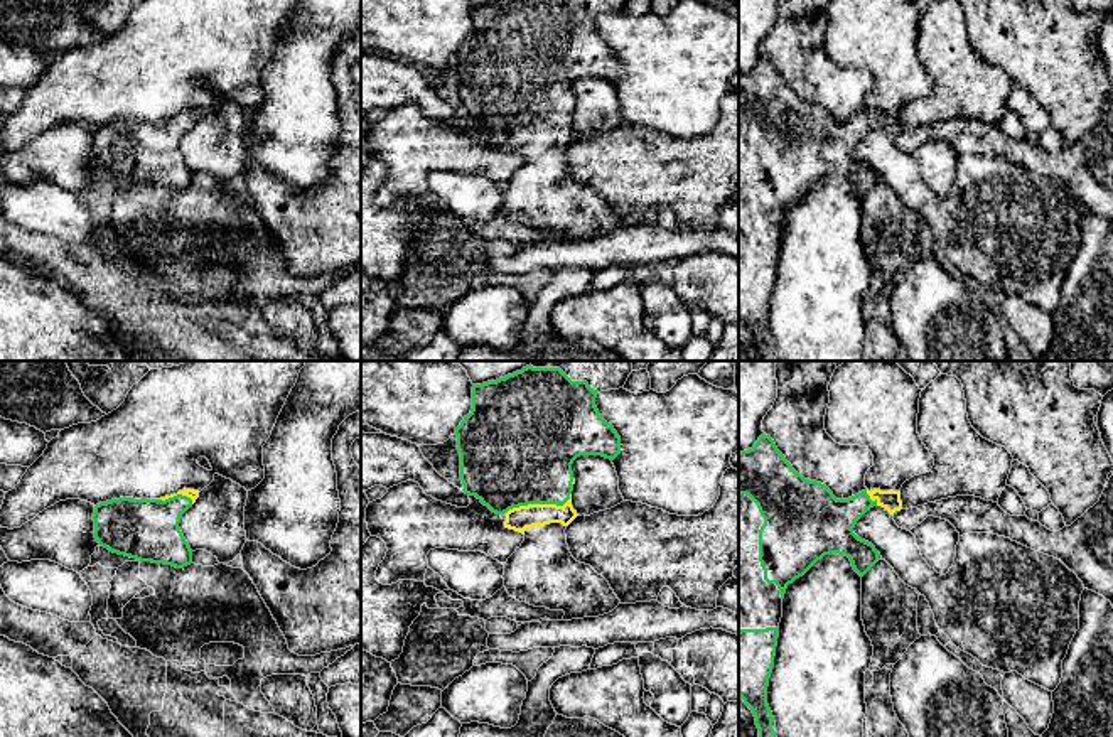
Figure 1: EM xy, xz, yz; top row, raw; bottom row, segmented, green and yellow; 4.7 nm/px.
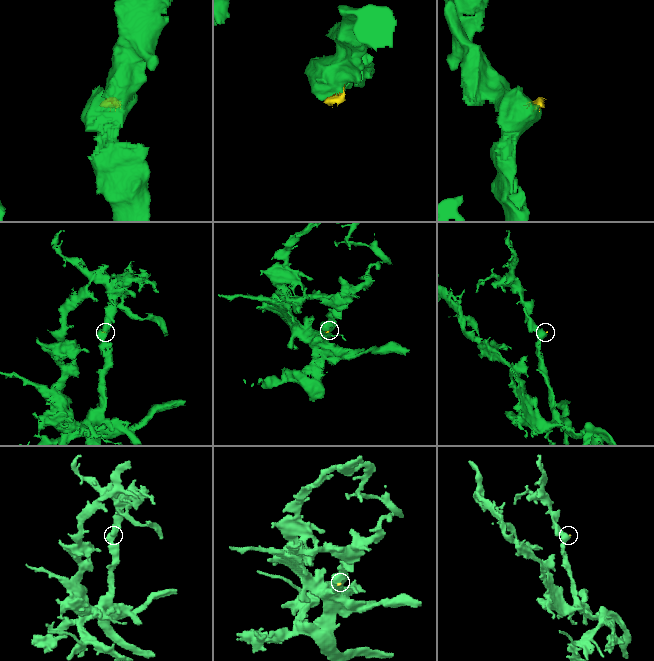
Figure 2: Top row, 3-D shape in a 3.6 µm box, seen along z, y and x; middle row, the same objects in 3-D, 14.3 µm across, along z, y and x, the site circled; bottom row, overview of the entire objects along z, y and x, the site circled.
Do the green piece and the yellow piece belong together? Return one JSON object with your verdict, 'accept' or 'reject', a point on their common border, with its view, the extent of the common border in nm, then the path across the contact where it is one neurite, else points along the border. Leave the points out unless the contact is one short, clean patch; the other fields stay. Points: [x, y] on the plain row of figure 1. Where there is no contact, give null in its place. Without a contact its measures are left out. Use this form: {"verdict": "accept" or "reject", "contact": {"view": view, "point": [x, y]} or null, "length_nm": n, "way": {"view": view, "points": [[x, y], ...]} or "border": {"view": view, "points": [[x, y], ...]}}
{"verdict": "accept", "contact": {"view": "xz", "point": [540, 125]}, "length_nm": 320, "way": {"view": "xz", "points": [[521, 76], [540, 125], [520, 140]]}}

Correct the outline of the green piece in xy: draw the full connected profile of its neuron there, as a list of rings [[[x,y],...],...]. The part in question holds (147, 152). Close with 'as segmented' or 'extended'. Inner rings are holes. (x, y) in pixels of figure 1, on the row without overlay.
[[[184,111],[160,121],[120,120],[94,128],[94,160],[113,175],[184,191],[192,172],[179,145],[199,113]]]; extended

